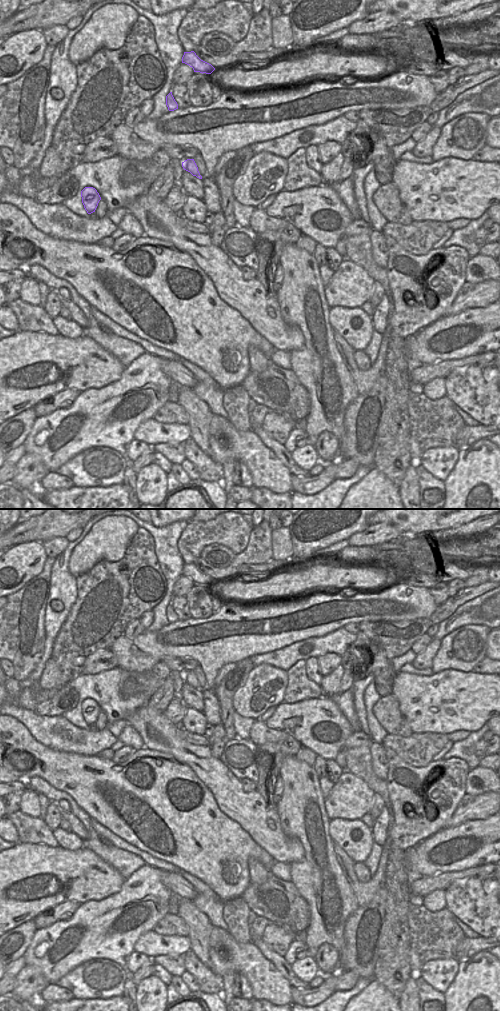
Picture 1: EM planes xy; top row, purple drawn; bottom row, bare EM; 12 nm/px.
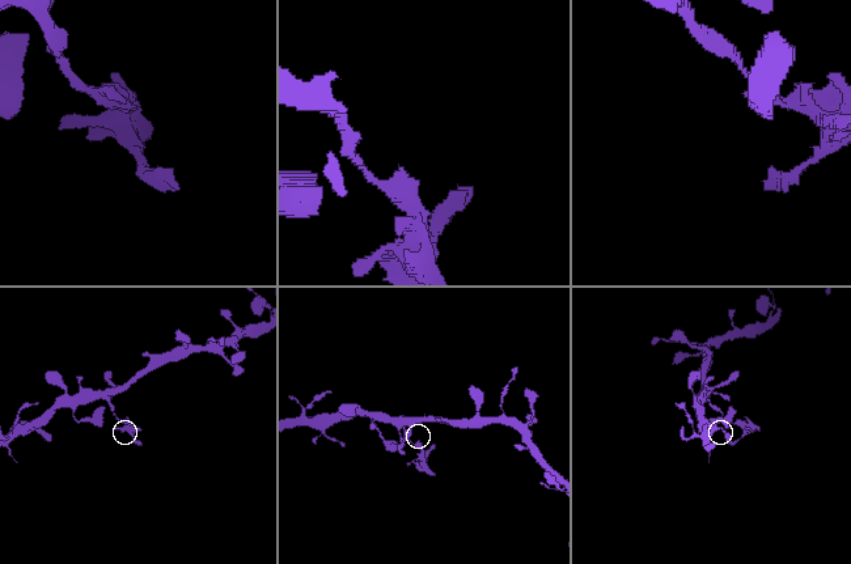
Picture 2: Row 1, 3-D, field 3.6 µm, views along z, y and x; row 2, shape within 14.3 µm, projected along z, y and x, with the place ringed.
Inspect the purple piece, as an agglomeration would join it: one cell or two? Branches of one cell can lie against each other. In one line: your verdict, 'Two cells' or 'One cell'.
Two cells.

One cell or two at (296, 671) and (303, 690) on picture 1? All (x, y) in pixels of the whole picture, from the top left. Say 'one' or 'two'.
one

